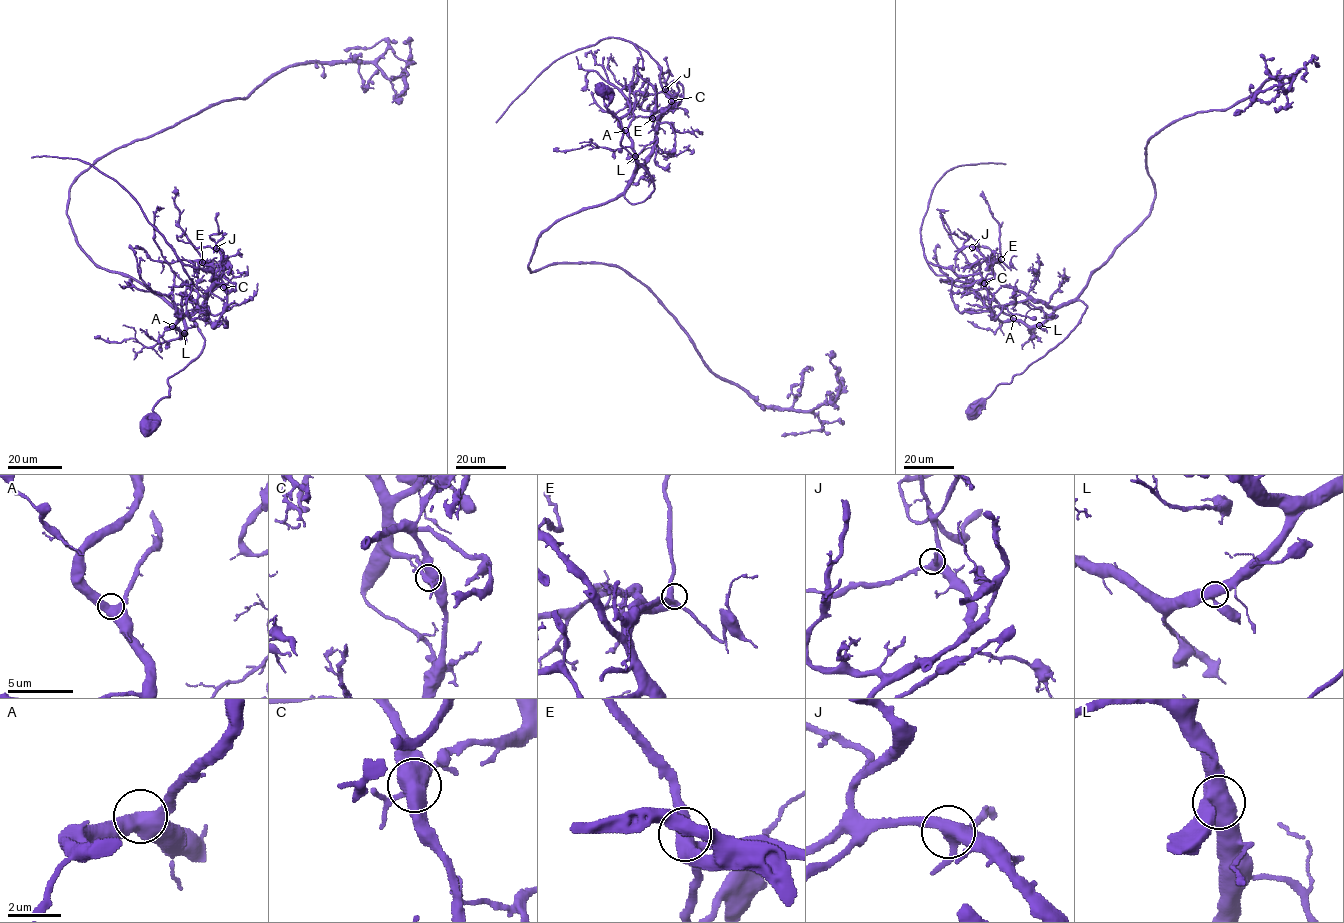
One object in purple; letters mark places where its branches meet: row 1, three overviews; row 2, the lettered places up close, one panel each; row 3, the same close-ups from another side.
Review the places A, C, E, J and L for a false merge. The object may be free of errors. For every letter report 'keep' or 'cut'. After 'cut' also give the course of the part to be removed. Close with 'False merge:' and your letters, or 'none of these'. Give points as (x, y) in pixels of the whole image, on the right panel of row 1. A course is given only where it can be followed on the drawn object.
A: keep
C: cut | (984, 283), (979, 274), (957, 276), (929, 263), (920, 228), (932, 188), (947, 171), (1006, 164)
E: keep
J: keep
L: keep
False merge: C

